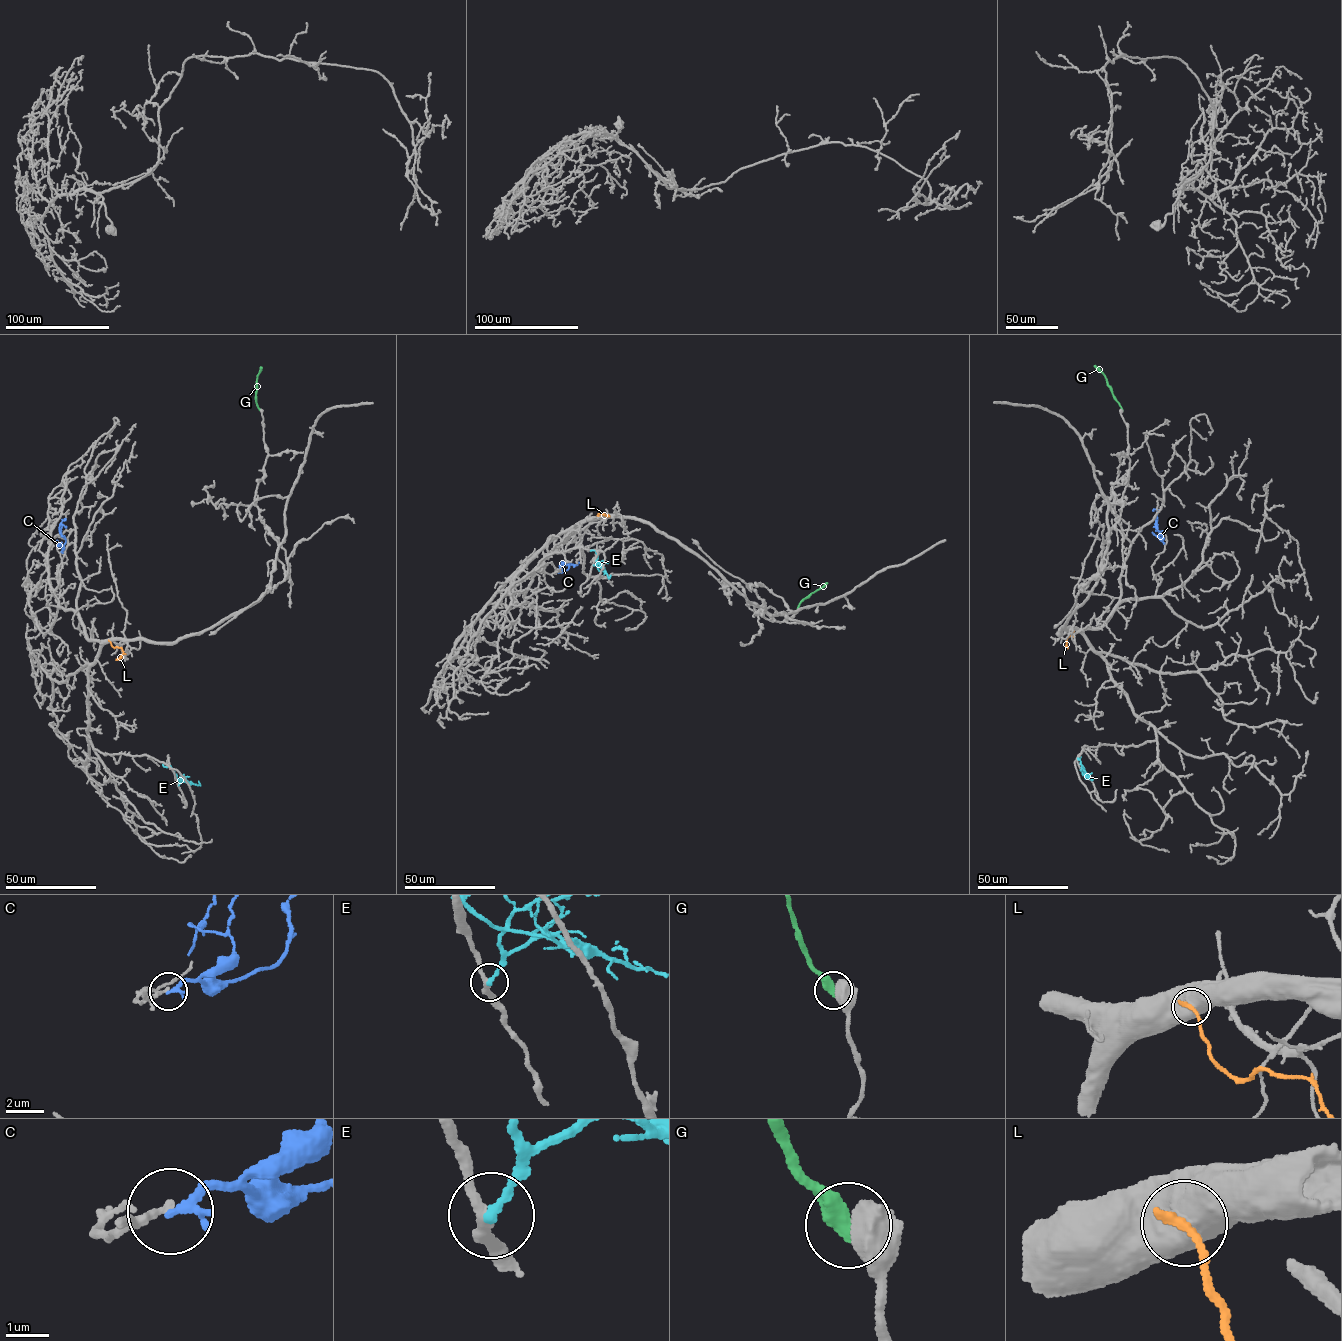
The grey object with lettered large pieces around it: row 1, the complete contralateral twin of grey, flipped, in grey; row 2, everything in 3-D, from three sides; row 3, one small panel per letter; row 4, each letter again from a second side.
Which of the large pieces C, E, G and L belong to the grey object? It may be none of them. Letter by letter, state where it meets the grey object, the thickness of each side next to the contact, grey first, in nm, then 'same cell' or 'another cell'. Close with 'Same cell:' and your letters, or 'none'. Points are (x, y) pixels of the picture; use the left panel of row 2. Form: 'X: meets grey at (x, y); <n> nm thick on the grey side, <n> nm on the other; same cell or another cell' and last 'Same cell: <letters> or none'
C: meets grey at (61, 552); 140 nm thick on the grey side, 200 nm on the other; another cell
E: meets grey at (178, 785); 240 nm thick on the grey side, 200 nm on the other; another cell
G: meets grey at (260, 410); 700 nm thick on the grey side, 400 nm on the other; another cell
L: meets grey at (109, 640); 700 nm thick on the grey side, 240 nm on the other; another cell
Same cell: none

